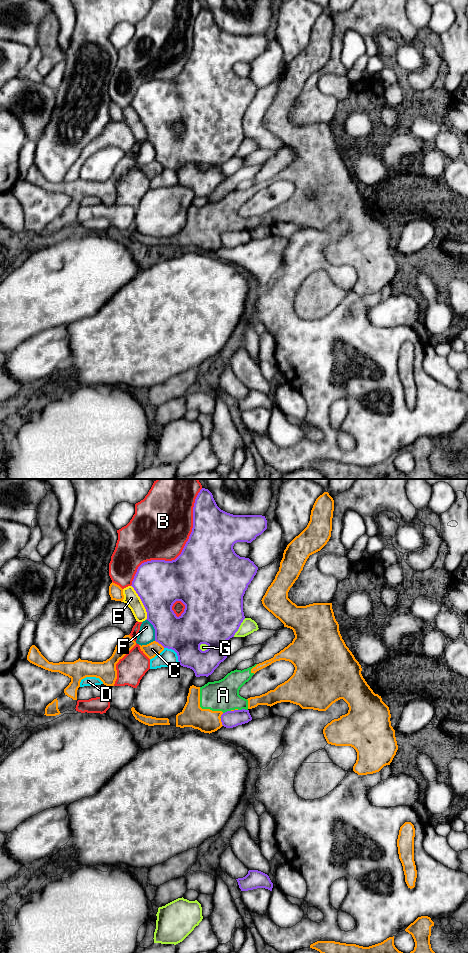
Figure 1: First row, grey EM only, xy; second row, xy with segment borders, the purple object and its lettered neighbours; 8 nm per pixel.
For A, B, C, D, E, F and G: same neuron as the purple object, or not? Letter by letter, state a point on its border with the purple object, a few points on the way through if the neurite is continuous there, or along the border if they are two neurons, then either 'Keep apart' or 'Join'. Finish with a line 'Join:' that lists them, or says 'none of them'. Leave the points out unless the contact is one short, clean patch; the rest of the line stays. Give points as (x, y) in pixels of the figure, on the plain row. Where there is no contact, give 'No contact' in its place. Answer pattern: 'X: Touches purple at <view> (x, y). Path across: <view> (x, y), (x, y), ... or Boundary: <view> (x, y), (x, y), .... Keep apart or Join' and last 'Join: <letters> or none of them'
A: Touches purple at xy (242, 229). Keep apart
B: Touches purple at xy (182, 71). Keep apart
C: Touches purple at xy (160, 163). Keep apart
D: Touches purple at xy (175, 171). Keep apart
E: Touches purple at xy (142, 122). Keep apart
F: Touches purple at xy (155, 150). Keep apart
G: Touches purple at xy (239, 146). Keep apart
Join: none of them

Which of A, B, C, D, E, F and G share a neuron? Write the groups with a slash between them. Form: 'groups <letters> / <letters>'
groups A C / B / D / E / F / G

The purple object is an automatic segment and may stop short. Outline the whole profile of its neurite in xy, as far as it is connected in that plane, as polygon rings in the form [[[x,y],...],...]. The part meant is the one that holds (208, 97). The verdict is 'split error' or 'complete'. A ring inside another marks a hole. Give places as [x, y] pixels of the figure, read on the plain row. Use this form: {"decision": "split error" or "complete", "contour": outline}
{"decision": "complete", "contour": [[[202,8],[198,13],[194,27],[193,27],[193,48],[192,52],[189,56],[188,61],[186,62],[181,74],[172,81],[165,80],[151,80],[142,83],[134,96],[132,101],[132,107],[140,117],[146,132],[147,139],[155,149],[155,161],[161,164],[164,168],[172,169],[177,173],[179,184],[183,187],[190,188],[194,191],[196,197],[211,195],[214,190],[219,186],[221,182],[223,182],[227,176],[225,176],[221,171],[221,165],[225,163],[230,158],[234,157],[235,153],[238,151],[241,143],[245,139],[243,132],[243,116],[245,111],[248,108],[248,105],[253,100],[254,96],[257,93],[258,87],[251,81],[249,78],[240,77],[237,75],[233,69],[233,66],[237,62],[247,62],[251,63],[256,59],[257,56],[261,55],[267,49],[267,40],[265,36],[262,35],[233,35],[221,30],[214,18],[212,13],[205,8]],[[176,121],[181,121],[185,125],[184,132],[177,137],[174,131],[172,130],[172,126]]]}

